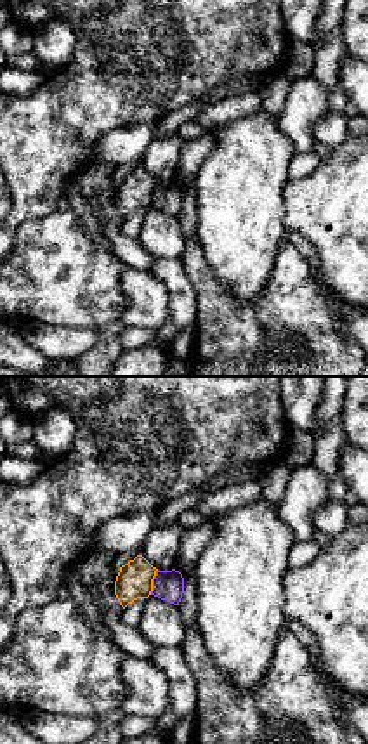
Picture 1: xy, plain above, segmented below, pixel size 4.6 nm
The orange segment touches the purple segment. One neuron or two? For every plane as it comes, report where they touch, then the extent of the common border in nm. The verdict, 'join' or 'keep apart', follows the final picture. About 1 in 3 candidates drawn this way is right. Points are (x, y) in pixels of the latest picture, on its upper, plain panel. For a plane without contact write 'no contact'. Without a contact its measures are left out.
meets orange at (151, 193); contact 120 nm long

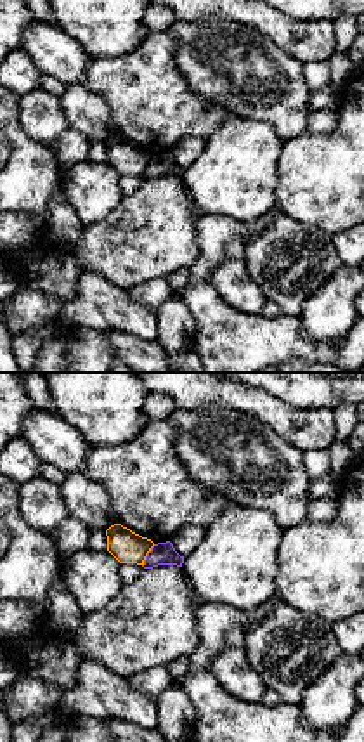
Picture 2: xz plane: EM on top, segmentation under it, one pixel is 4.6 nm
meets orange at (146, 167); contact 120 nm long

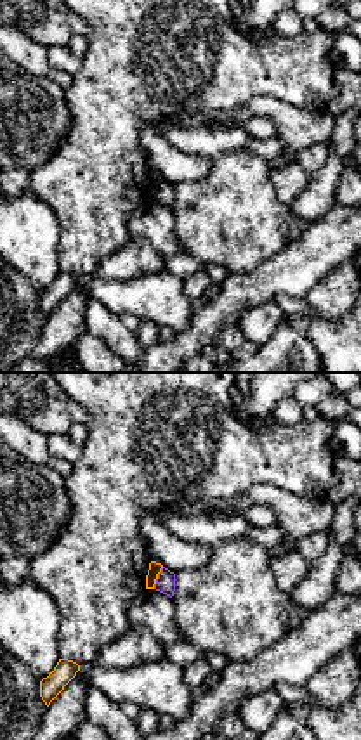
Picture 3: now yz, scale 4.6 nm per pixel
meets orange at (157, 189); contact 120 nm long

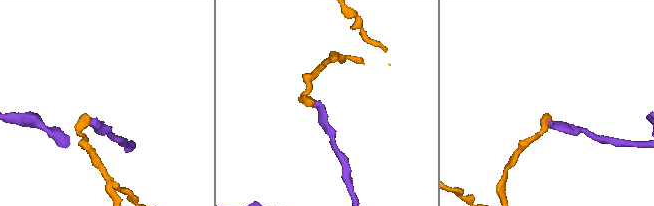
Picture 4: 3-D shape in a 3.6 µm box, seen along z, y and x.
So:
keep apart

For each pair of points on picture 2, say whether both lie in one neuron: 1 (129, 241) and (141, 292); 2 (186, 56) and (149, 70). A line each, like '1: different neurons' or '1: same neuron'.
1: different neurons
2: different neurons

